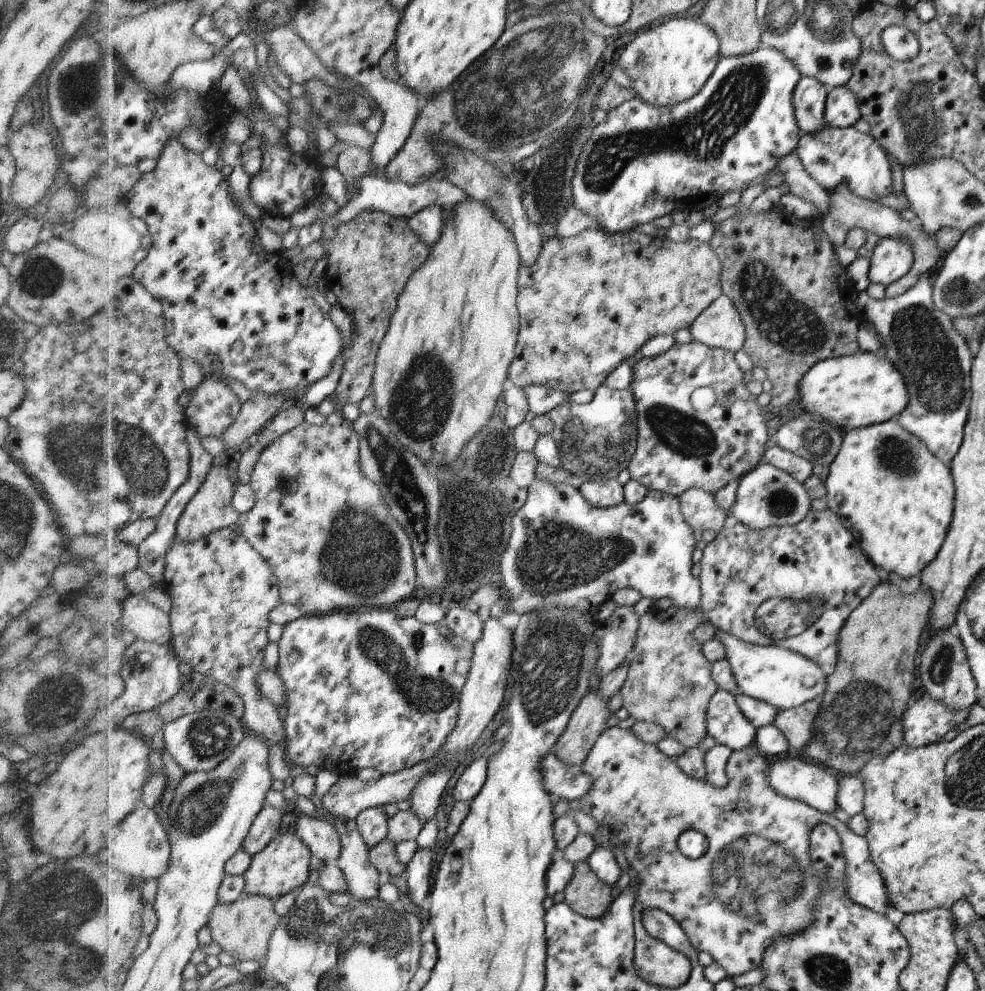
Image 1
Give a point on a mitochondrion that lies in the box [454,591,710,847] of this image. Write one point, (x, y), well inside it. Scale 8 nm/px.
(552, 660)

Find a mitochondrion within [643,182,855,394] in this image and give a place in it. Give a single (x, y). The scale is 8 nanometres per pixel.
(785, 322)

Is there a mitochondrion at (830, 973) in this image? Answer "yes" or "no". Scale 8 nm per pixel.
yes

